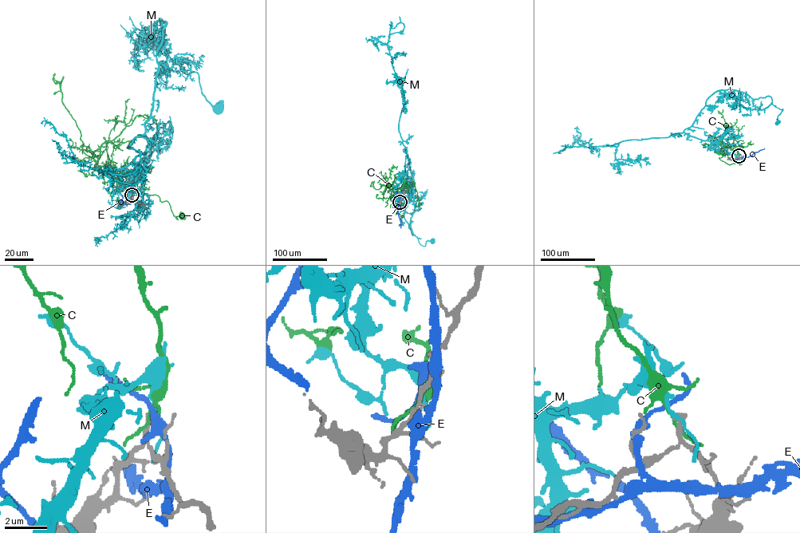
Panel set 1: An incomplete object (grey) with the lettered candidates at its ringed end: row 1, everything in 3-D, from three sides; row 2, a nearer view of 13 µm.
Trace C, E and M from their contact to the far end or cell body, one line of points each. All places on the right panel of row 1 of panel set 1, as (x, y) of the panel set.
C: (738, 155), (733, 145), (728, 144), (726, 152), (719, 158), (729, 164), (740, 163)
E: (738, 155), (746, 157), (738, 159), (727, 152)
M: (738, 155), (730, 144), (683, 132), (710, 96), (731, 89), (753, 99), (770, 96), (782, 109), (778, 123)

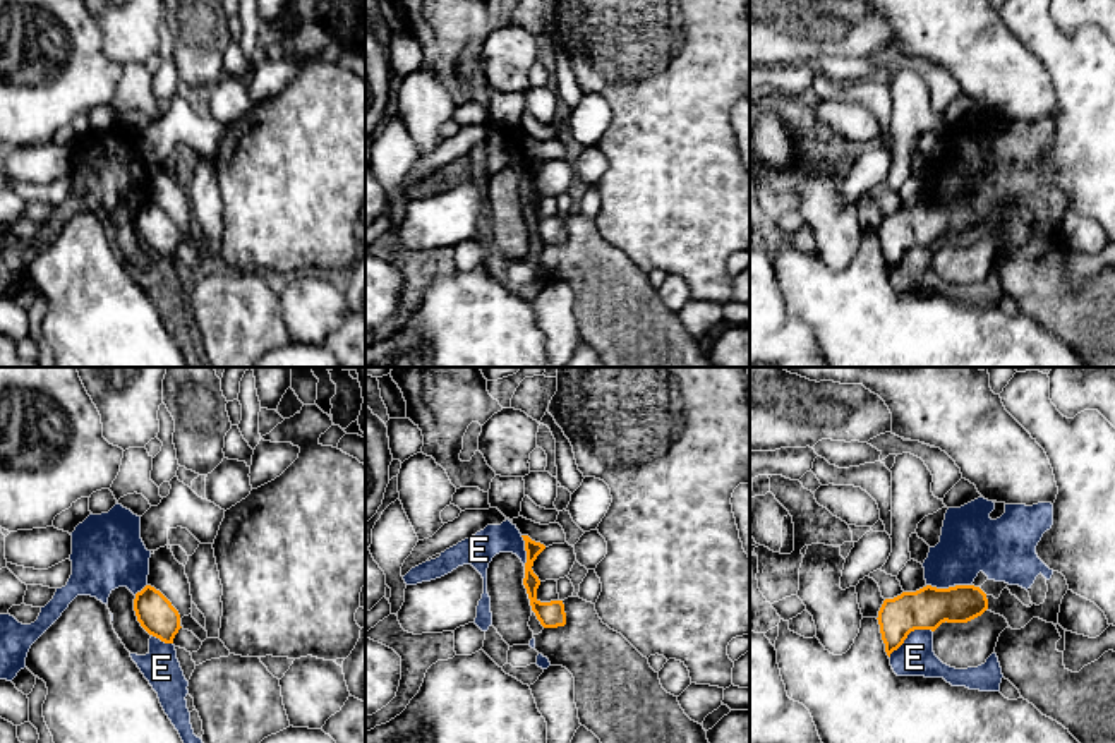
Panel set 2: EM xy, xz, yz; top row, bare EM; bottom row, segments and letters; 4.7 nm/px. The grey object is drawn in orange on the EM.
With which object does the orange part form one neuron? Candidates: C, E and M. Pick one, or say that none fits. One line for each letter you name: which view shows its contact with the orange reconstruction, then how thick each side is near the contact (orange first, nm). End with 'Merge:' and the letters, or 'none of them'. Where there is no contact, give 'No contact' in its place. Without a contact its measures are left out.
Merge: none of them

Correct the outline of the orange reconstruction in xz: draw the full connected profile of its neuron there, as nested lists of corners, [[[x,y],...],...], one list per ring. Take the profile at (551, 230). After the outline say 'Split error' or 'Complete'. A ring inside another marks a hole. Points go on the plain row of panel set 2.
[[[521,151],[525,156],[527,178],[523,201],[527,204],[532,227],[544,244],[558,244],[566,240],[566,228],[563,216],[540,218],[537,214],[537,204],[540,201],[539,192],[533,189],[532,182],[537,172],[545,165],[544,160],[532,156],[528,151]]]. Complete

